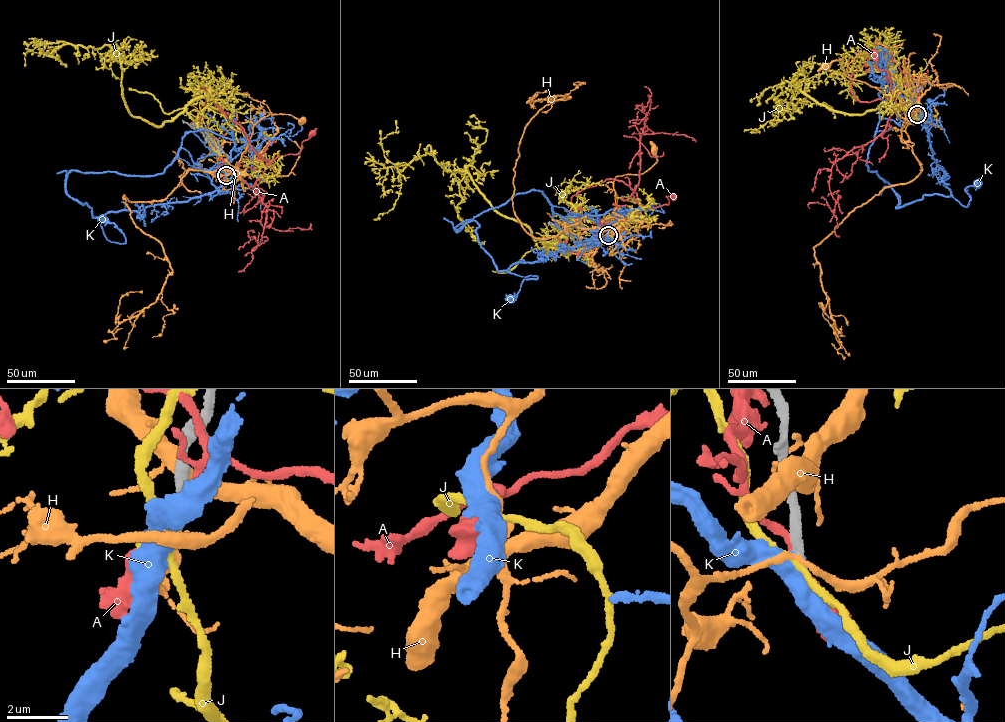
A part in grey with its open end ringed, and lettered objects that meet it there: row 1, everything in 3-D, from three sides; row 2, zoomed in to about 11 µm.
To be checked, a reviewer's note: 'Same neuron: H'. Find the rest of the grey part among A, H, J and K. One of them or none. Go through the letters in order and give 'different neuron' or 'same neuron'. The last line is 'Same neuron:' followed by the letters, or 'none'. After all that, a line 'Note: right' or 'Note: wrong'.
A: different neuron
H: different neuron
J: different neuron
K: same neuron
Same neuron: K
Note: wrong

